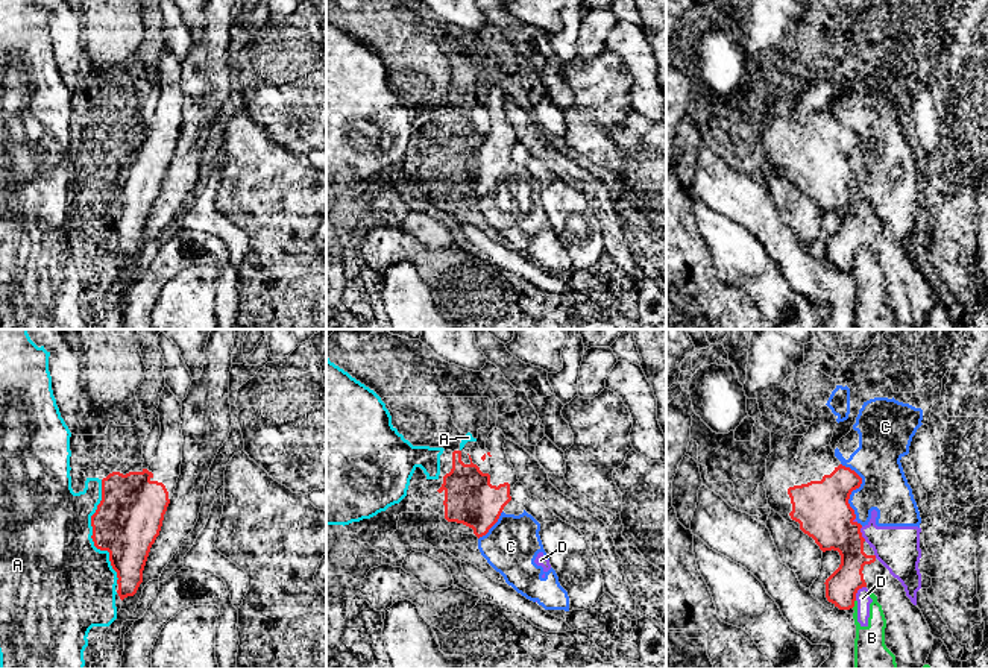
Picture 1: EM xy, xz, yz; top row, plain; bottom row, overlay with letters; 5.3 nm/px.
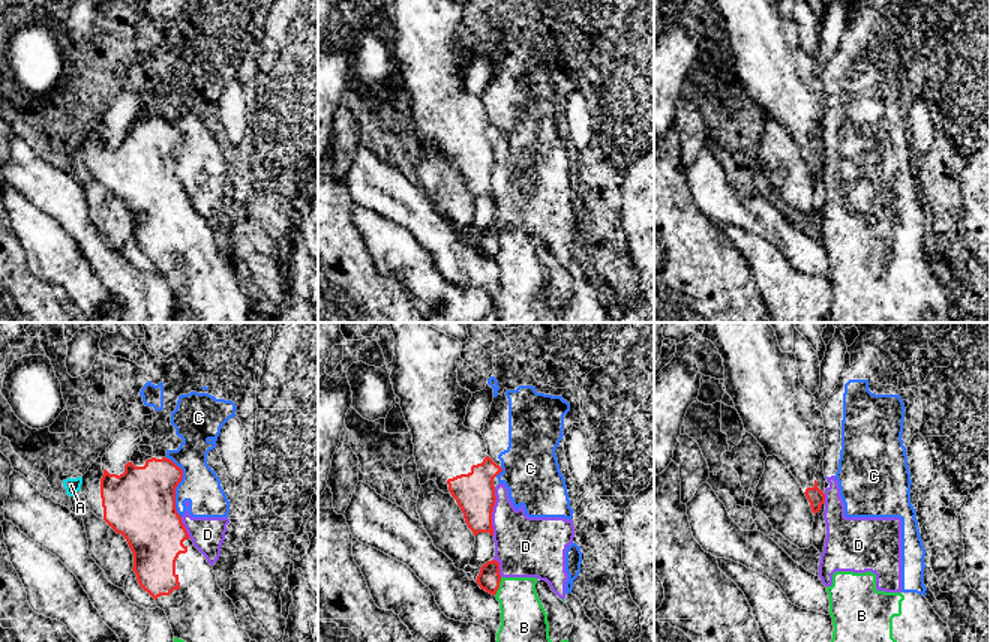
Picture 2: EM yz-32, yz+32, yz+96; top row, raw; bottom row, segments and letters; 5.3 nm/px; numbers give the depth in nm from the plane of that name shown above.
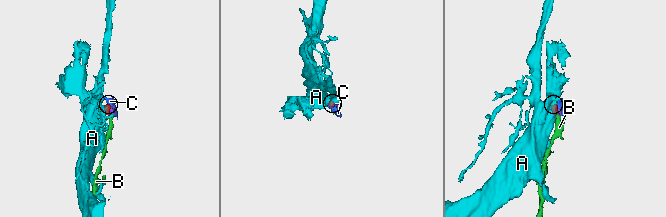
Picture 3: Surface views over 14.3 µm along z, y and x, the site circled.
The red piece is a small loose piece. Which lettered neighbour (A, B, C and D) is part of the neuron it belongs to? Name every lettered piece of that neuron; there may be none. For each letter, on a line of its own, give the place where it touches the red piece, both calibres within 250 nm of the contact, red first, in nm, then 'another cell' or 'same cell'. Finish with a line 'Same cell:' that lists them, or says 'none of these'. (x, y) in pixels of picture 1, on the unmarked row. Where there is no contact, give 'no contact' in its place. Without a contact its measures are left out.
A: xy (93, 194) | 360/480 nm | another cell
B: yz (853, 264) | 170/170 nm | another cell
C: yz (856, 147) | 280/240 nm | another cell
D: yz (856, 252) | 170/70 nm | another cell
Same cell: none of these

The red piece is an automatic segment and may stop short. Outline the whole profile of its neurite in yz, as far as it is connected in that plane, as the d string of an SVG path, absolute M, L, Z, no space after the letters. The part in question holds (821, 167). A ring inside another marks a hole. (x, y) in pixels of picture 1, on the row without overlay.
M750 0L748 9L748 24L747 24L747 41L744 44L744 52L748 59L756 59L759 70L762 73L760 85L771 93L771 114L766 118L766 137L763 141L766 150L766 159L771 170L779 173L786 182L794 184L804 194L812 197L823 212L838 211L841 215L839 228L826 240L826 258L839 270L845 270L853 276L856 253L859 249L867 247L871 253L877 256L877 262L882 265L886 288L885 288L885 305L895 316L897 329L921 329L930 314L933 305L933 296L930 288L921 273L921 270L911 262L906 256L901 243L894 238L889 231L876 218L873 208L862 197L854 170L850 167L848 159L853 150L859 149L862 138L851 130L838 123L832 106L821 108L813 120L806 126L797 121L798 106L803 96L792 96L791 91L798 86L810 86L812 82L803 82L795 76L794 80L788 80L785 85L779 83L779 79L786 74L788 67L792 67L792 52L789 46L785 49L785 39L792 35L795 38L795 30L806 24L804 23L804 5L795 3L792 0Z

